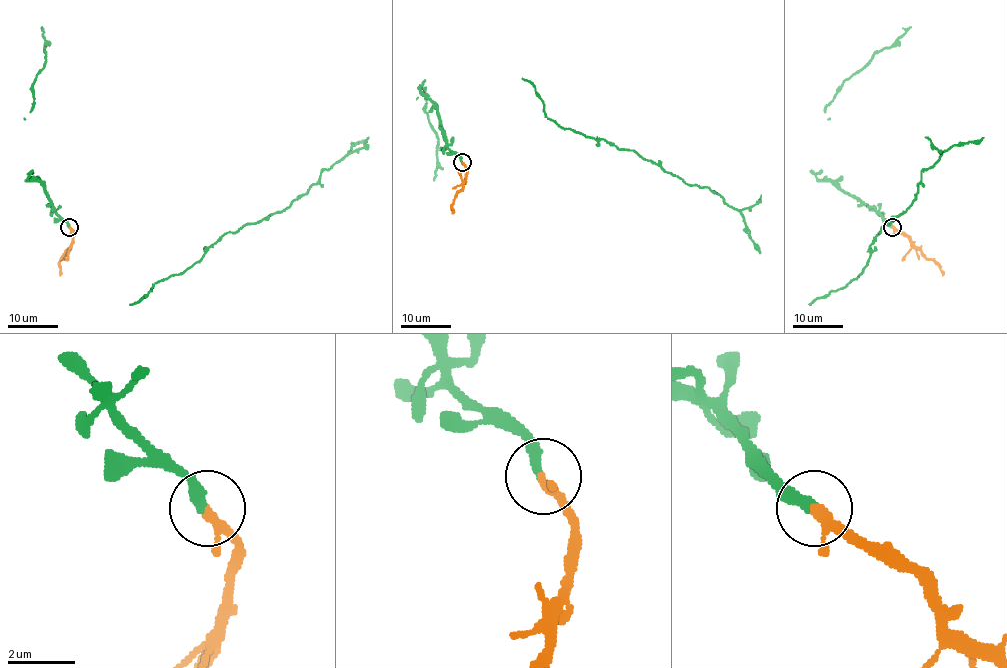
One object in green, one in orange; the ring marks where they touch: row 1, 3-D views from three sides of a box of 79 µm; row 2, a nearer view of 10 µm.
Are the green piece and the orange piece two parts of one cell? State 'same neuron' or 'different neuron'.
same neuron

